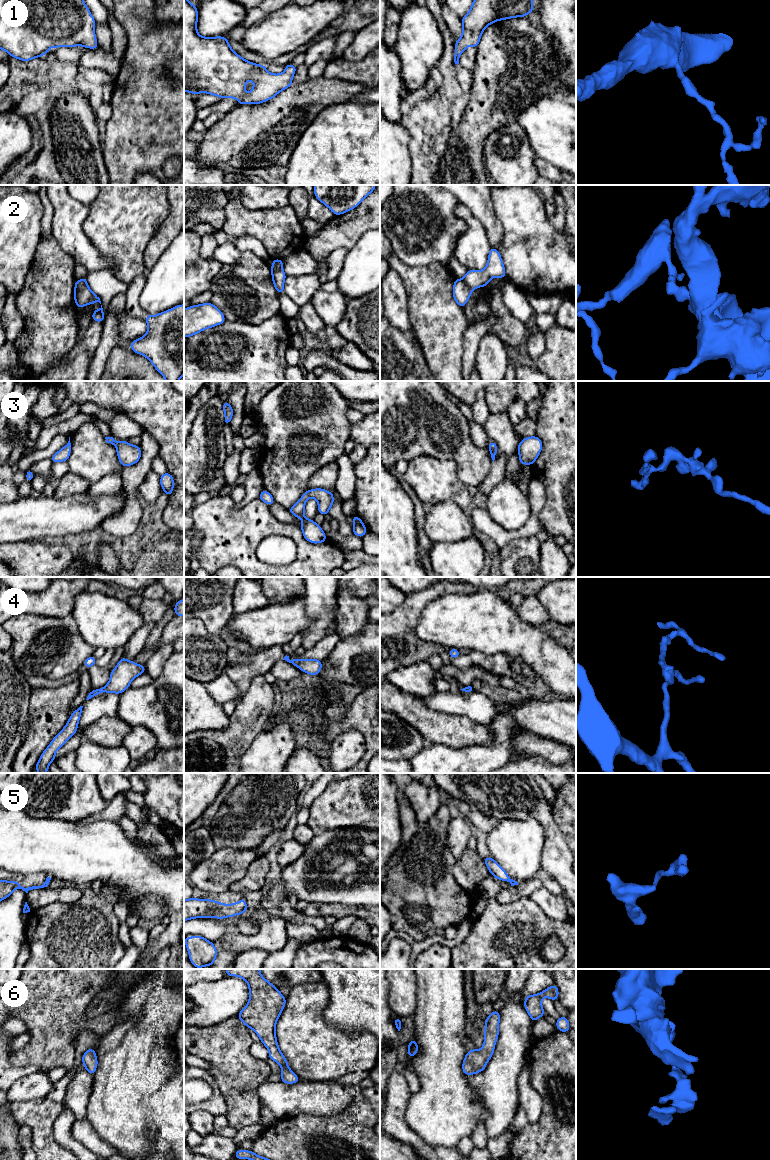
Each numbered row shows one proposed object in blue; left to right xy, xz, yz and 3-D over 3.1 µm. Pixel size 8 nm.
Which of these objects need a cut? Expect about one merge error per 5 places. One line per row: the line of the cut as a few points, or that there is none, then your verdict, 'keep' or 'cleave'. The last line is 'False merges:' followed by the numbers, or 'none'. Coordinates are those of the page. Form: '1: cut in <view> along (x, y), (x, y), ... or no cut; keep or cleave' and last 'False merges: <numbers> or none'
1: no cut; keep
2: cut in yz along (462, 279), (472, 289); cleave
3: no cut; keep
4: no cut; keep
5: no cut; keep
6: no cut; keep
False merges: 2

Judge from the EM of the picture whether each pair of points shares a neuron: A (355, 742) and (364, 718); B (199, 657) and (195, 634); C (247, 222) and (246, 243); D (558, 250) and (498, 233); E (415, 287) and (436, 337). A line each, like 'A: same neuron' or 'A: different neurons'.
A: different neurons
B: same neuron
C: different neurons
D: different neurons
E: same neuron

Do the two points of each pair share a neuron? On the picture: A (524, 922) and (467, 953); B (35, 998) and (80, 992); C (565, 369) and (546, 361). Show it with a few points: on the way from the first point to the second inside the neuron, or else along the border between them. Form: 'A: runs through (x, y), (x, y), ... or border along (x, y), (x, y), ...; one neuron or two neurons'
A: runs through (510, 936), (493, 953), (481, 953); one neuron
B: runs through (46, 997), (49, 997), (54, 992), (69, 992); one neuron
C: runs through (560, 364), (558, 362), (551, 362); one neuron

